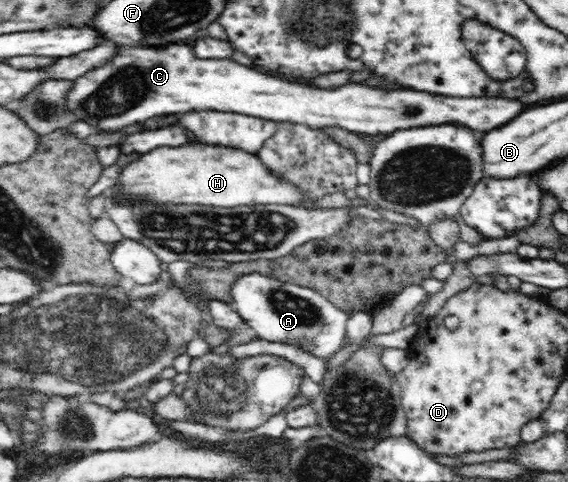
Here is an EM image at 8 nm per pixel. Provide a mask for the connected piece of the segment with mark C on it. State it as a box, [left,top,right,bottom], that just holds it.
[64,43,528,139]

